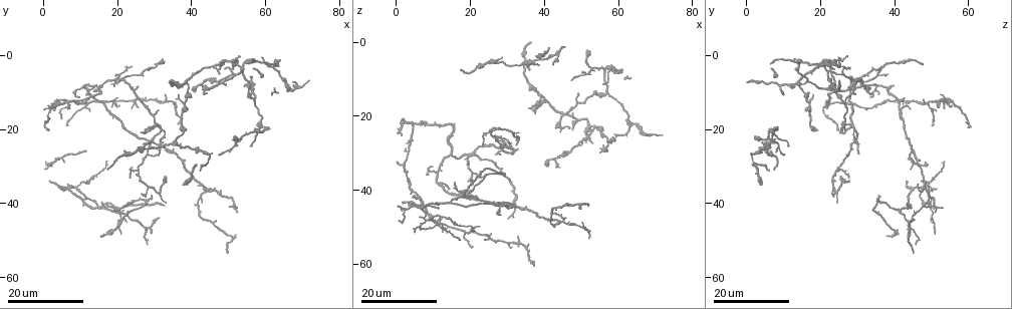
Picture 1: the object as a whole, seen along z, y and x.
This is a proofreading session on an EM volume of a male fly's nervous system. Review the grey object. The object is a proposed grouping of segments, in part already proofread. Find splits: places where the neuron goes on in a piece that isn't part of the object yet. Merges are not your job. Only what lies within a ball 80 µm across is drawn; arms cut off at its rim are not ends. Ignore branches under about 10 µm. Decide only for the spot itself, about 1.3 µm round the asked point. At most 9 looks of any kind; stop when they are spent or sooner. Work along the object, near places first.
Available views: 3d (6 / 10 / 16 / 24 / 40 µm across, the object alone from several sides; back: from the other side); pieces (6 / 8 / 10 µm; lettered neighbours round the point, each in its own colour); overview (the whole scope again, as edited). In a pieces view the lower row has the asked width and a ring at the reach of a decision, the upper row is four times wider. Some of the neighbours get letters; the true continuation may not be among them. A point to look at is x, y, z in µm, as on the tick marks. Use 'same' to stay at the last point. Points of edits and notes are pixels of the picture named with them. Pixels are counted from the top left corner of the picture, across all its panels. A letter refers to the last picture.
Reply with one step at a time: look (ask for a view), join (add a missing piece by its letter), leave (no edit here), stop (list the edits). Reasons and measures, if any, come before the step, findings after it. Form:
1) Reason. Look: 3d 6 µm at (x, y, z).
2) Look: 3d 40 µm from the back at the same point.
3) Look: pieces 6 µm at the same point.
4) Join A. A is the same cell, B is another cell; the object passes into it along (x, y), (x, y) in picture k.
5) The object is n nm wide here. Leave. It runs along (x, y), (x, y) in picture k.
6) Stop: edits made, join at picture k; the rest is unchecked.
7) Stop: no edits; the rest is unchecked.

Long arm stops here. Look: 3d 16 µm at (37.5, 19.0, 60.5).

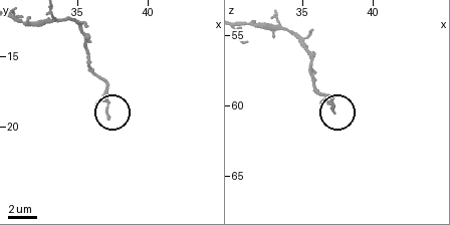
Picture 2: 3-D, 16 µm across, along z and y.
Look: 3d 6 µm at the same point.

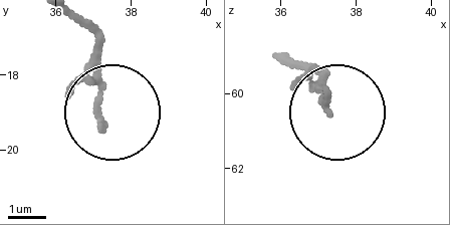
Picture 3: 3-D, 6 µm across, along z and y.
Look: pieces 10 µm at the same point.

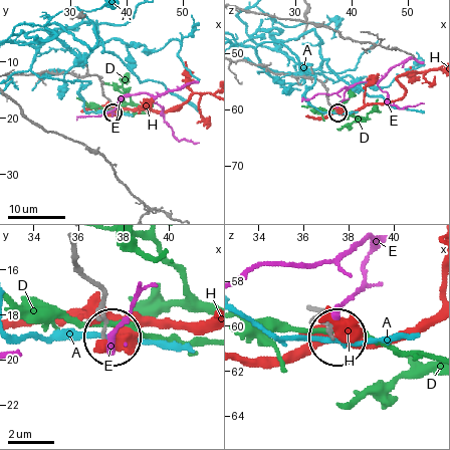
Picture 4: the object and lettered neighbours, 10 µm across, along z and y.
Leave. A, D, E and H are other cells; none of them fits.

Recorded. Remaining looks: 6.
Branch stops here. Look: 3d 16 µm at (14.5, 8.5, 40.0).

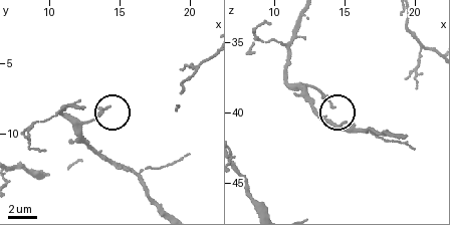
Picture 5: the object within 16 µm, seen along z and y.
Look: pieces 10 µm at (14.2, 8.2, 39.6).

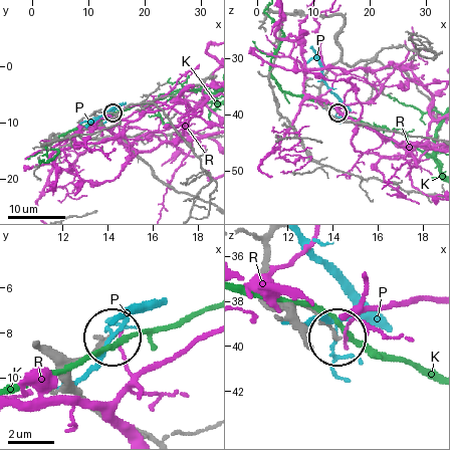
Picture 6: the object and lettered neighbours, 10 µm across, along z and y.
Leave. K, P and R are other cells; no lettered piece goes on from it.

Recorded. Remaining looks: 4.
Branch stops here. Look: 3d 24 µm at (44.5, 11.0, 33.5).

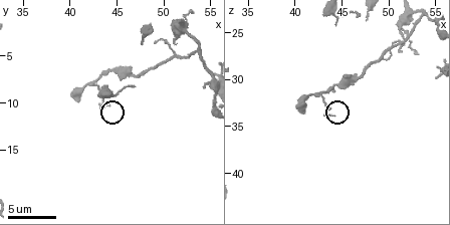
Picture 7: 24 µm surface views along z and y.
Look: pieces 8 µm at (44.0, 10.4, 33.6).

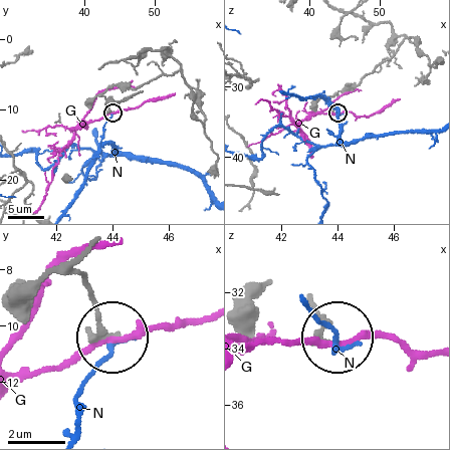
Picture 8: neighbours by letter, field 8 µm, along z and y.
Leave. G and N are other cells; none of them fits.

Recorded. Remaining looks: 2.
Branch stops here. Look: 3d 24 µm at (31.5, 26.0, 30.5).

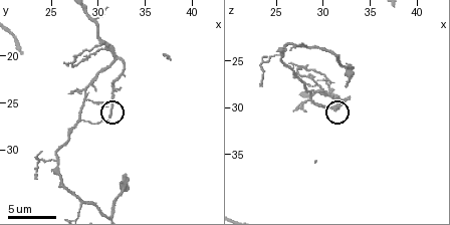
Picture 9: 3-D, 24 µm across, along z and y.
Look: pieces 6 µm at (31.2, 26.2, 30.2).

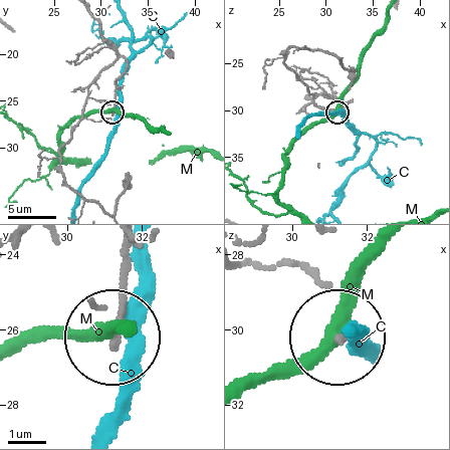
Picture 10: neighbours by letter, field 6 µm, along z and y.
Leave. C and M are other cells; none of them fits.

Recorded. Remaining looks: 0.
Stop: no edits; the rest is unchecked.

